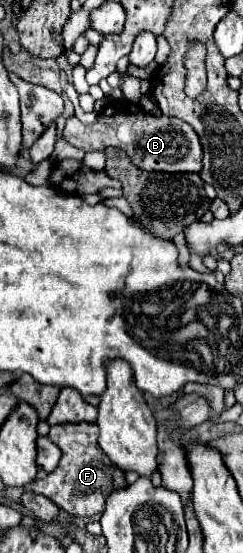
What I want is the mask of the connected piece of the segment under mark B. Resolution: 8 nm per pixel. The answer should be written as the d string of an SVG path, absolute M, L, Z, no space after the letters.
M129 100L109 102L99 114L97 122L91 126L81 124L75 116L67 120L63 138L85 152L103 150L107 146L123 148L131 162L141 170L161 170L161 172L199 172L201 170L201 142L195 130L181 122L179 118L169 116L153 116L145 112L141 106Z

